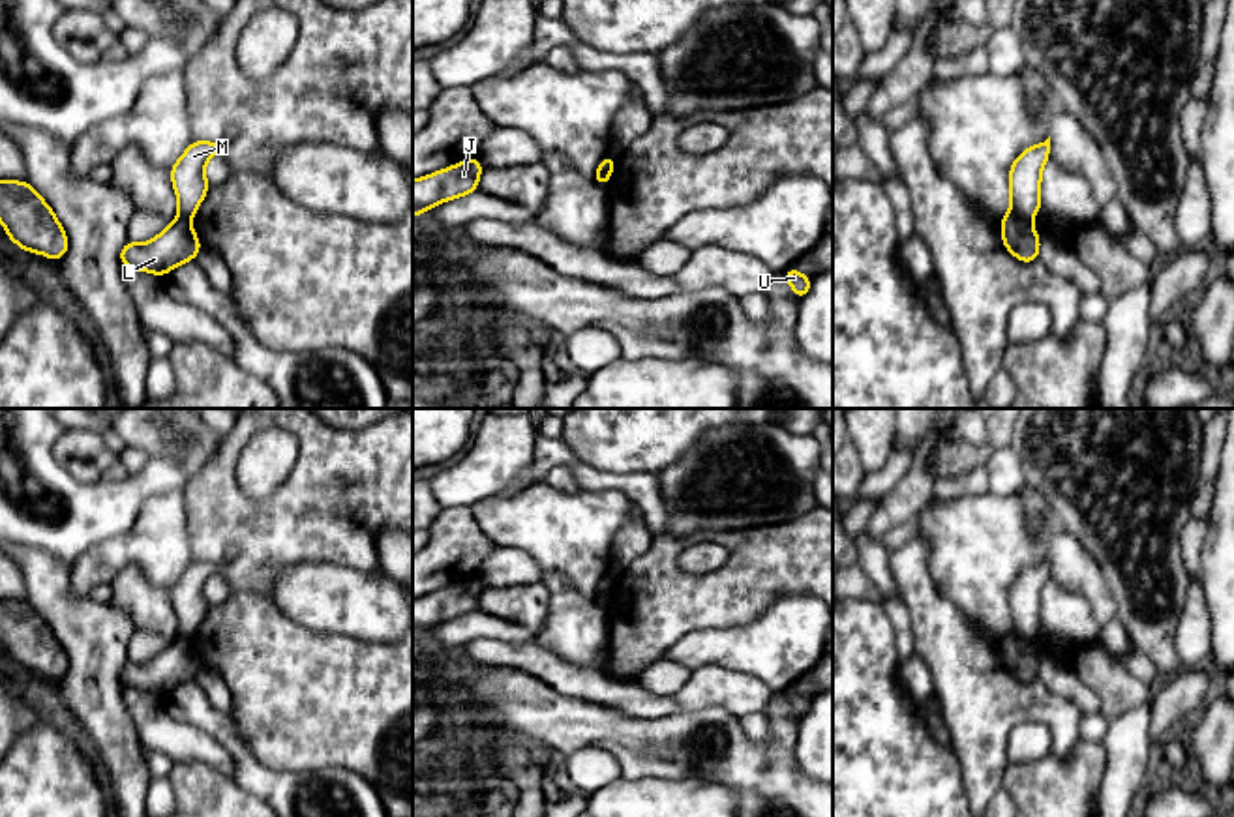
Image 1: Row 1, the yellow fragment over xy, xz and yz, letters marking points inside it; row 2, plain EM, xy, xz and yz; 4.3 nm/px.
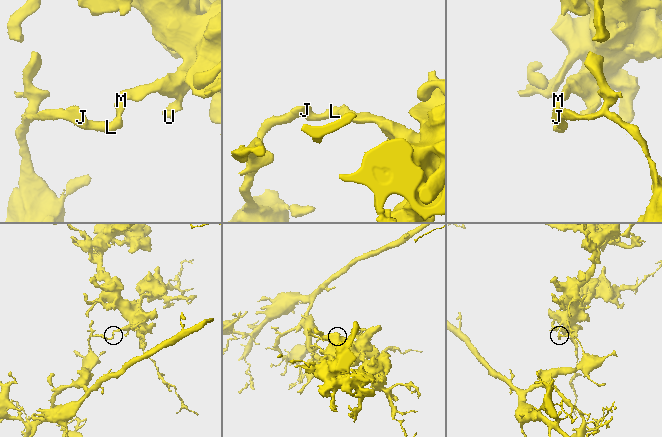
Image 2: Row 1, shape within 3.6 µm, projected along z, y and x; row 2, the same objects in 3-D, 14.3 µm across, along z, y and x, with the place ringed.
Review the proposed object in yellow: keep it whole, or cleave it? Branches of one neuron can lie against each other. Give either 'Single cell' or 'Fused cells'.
Fused cells

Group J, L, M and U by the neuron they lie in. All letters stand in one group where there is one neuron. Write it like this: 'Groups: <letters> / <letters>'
Groups: J L / M U

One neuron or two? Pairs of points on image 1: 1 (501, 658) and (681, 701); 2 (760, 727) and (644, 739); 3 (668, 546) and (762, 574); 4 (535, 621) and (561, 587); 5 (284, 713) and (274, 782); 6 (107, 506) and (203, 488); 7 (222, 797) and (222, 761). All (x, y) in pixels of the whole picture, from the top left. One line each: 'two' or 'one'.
1: one
2: two
3: one
4: two
5: two
6: two
7: two

